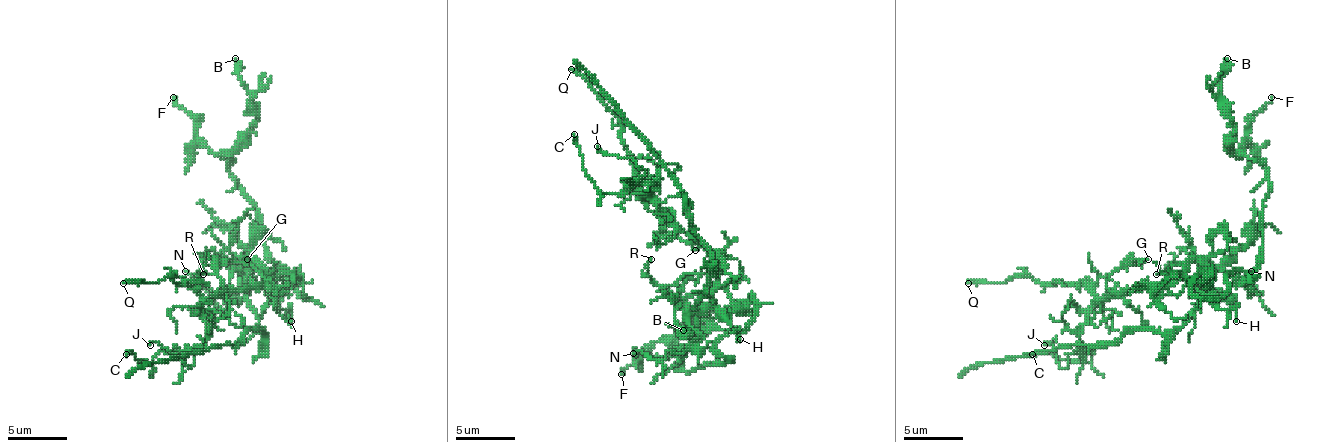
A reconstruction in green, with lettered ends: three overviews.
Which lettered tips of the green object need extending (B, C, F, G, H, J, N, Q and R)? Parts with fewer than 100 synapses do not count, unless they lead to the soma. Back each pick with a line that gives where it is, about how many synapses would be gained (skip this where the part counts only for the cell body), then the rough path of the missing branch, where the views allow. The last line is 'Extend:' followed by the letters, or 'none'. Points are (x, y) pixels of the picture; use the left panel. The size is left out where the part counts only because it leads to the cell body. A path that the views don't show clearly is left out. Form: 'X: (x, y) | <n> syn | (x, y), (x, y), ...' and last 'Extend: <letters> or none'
Extend: none

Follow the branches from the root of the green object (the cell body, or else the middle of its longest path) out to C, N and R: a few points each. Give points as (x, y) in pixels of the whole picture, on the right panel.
C: (1192, 286), (1201, 274), (1198, 283), (1183, 277), (1109, 292), (1080, 333), (1089, 362), (1032, 354)
N: (1192, 286), (1204, 271), (1209, 280), (1204, 277), (1209, 271), (1224, 271), (1257, 295), (1251, 271)
R: (1192, 286), (1204, 271), (1212, 277), (1204, 277), (1204, 265), (1195, 253), (1192, 256), (1183, 250), (1156, 274)

